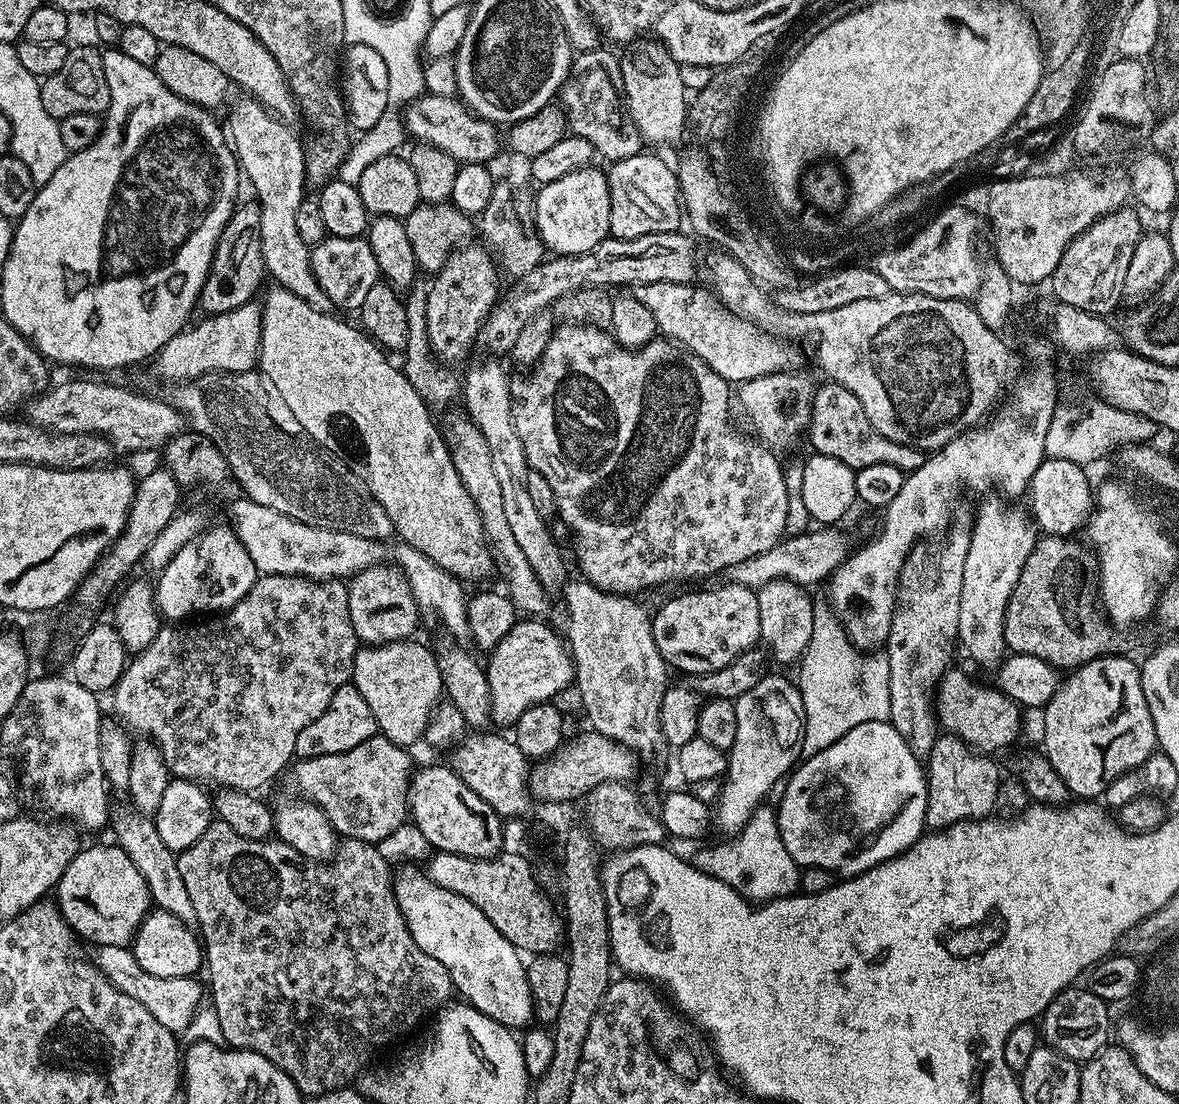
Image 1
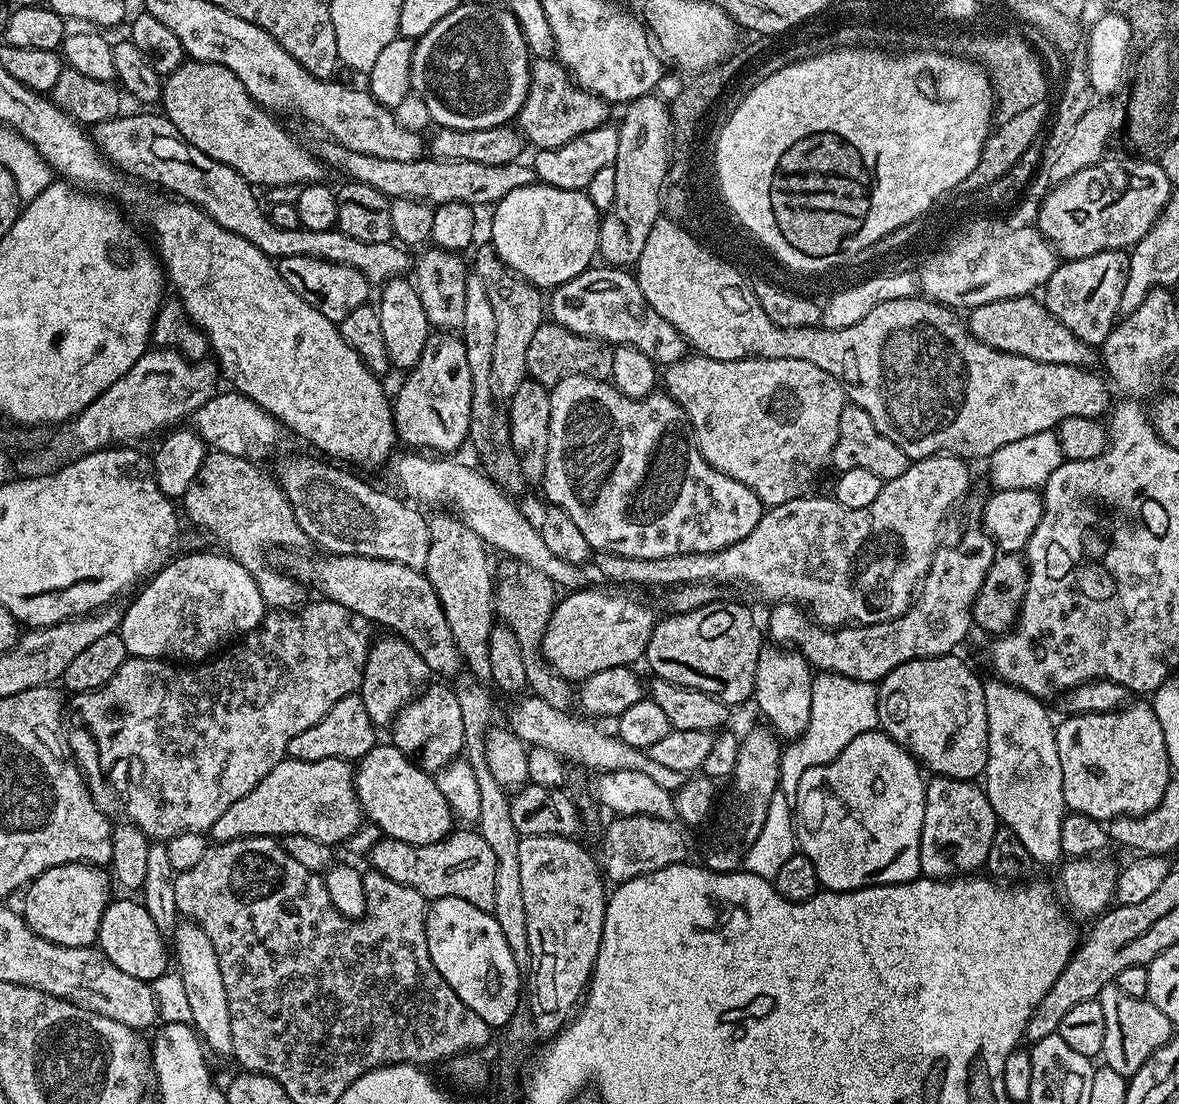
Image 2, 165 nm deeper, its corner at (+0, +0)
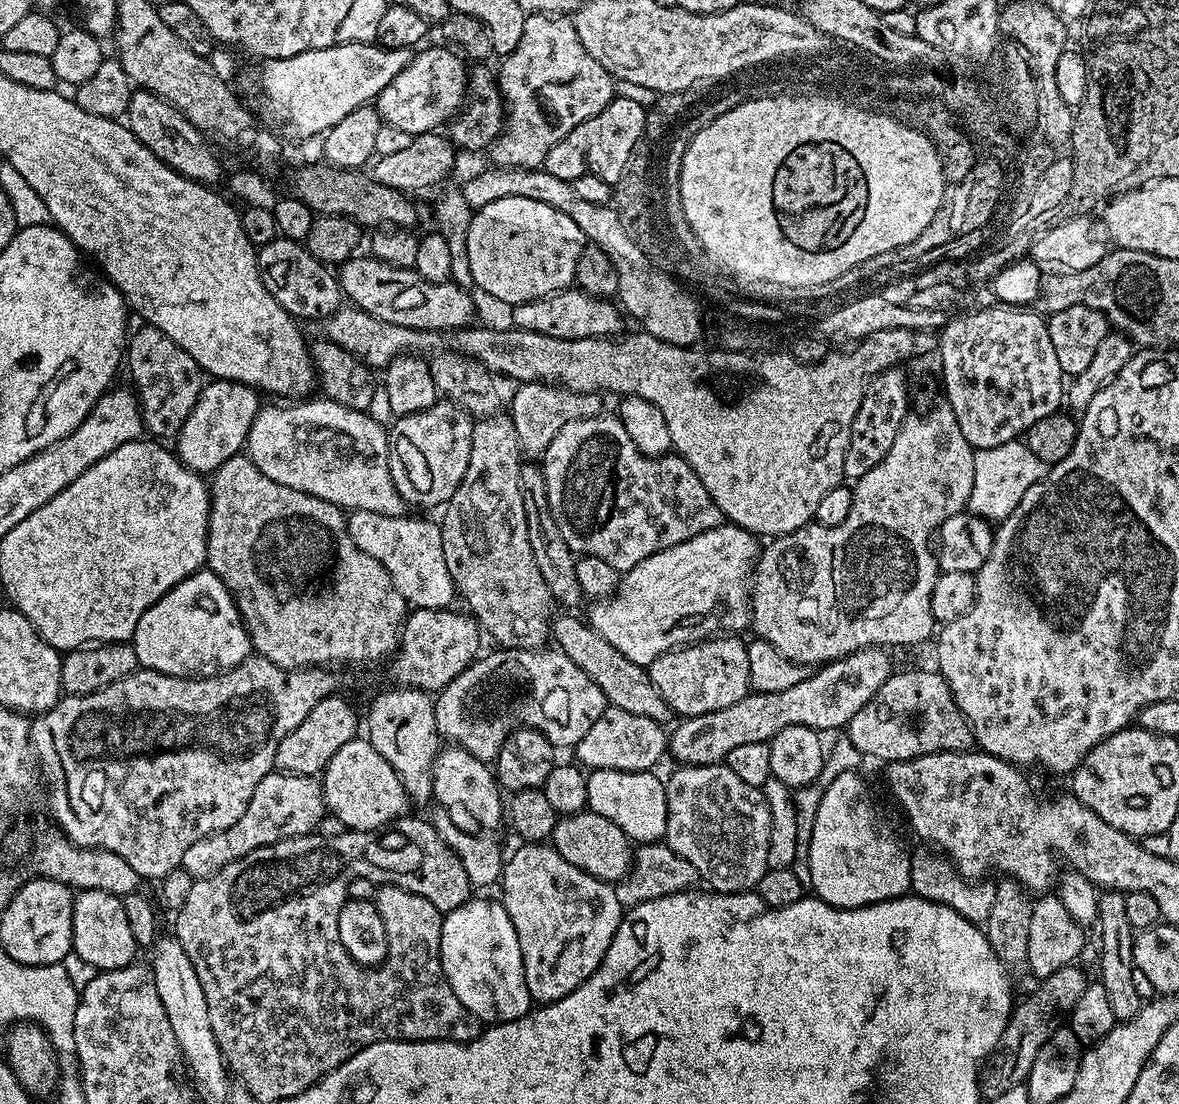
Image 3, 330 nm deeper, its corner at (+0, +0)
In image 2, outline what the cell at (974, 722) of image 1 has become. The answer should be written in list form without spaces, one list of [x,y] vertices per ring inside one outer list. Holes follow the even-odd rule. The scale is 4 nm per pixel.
[[[949,654],[947,656],[931,656],[930,658],[922,658],[921,660],[911,660],[902,666],[898,666],[894,670],[890,670],[890,674],[886,674],[884,679],[879,681],[876,697],[878,698],[878,718],[880,719],[879,727],[894,742],[898,742],[902,747],[907,748],[917,761],[929,773],[938,776],[949,776],[955,780],[971,780],[983,777],[984,767],[988,761],[988,719],[986,718],[986,698],[984,697],[985,681],[976,677],[976,672],[964,660],[959,660],[959,655]]]

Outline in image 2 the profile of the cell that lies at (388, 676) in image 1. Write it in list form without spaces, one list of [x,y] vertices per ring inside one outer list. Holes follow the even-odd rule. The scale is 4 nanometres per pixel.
[[[429,683],[416,699],[406,705],[390,725],[391,743],[426,772],[437,773],[464,751],[461,707],[451,687]]]

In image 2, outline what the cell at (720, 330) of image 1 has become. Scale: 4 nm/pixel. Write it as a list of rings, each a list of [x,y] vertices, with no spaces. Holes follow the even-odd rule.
[[[593,266],[578,278],[559,284],[547,297],[546,312],[558,327],[613,346],[629,344],[642,350],[657,366],[673,364],[686,355],[684,336],[648,305],[635,275],[622,268]]]

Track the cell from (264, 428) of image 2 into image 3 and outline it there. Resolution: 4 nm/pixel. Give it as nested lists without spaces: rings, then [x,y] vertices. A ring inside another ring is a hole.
[[[327,398],[305,399],[297,408],[261,407],[248,427],[246,455],[266,478],[290,486],[290,490],[302,490],[314,498],[338,505],[342,510],[370,510],[383,516],[399,516],[405,511],[406,501],[398,494],[390,474],[388,457],[389,429],[384,428],[368,412],[359,412]]]

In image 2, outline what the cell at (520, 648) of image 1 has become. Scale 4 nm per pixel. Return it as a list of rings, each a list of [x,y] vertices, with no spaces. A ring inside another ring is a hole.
[[[585,586],[579,590],[572,590],[567,593],[568,596],[559,601],[557,603],[556,608],[550,614],[550,622],[546,626],[546,630],[544,631],[544,637],[542,638],[542,642],[540,643],[540,652],[542,653],[545,660],[547,660],[549,666],[558,673],[558,675],[564,677],[565,680],[569,682],[583,682],[587,678],[587,676],[593,676],[594,674],[598,674],[598,670],[610,670],[611,668],[622,668],[625,666],[635,665],[635,660],[638,661],[643,657],[644,651],[646,650],[646,646],[650,642],[650,634],[652,633],[652,627],[656,625],[658,616],[657,613],[654,614],[650,609],[647,608],[644,604],[639,604],[638,601],[635,600],[632,596],[623,596],[622,591],[620,590],[612,590],[616,592],[607,592],[604,588],[591,588],[591,586]]]

